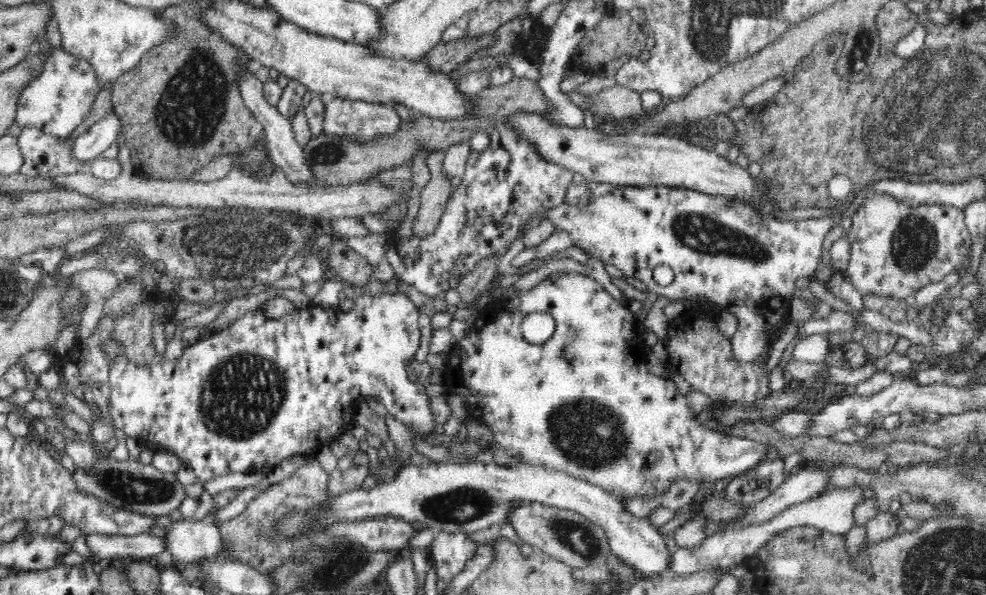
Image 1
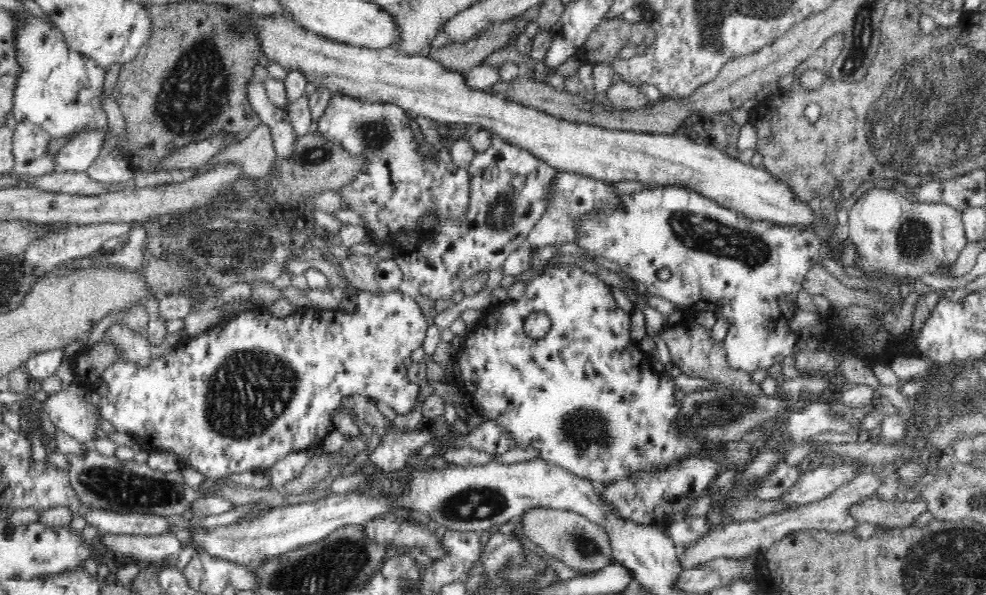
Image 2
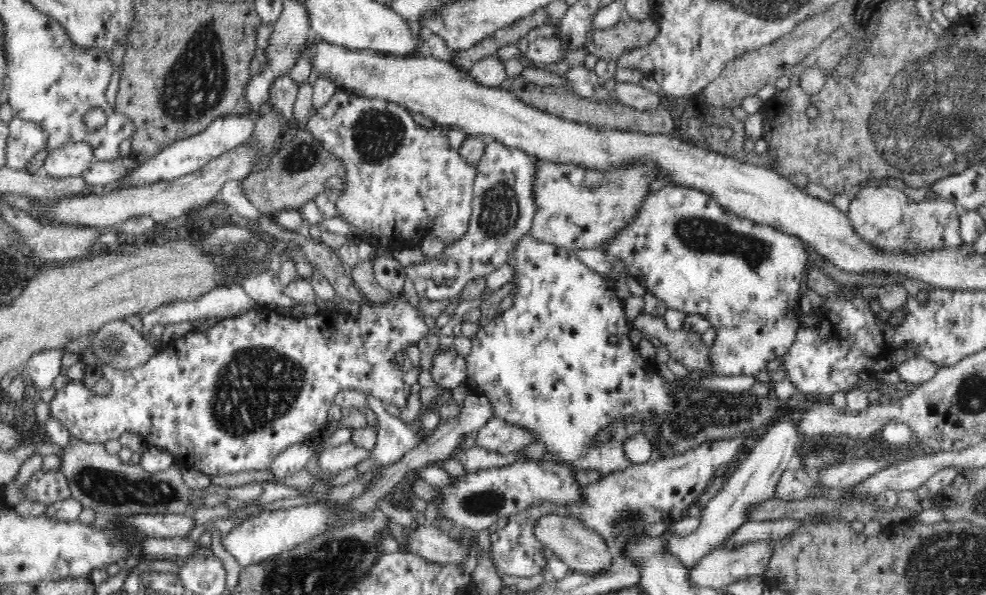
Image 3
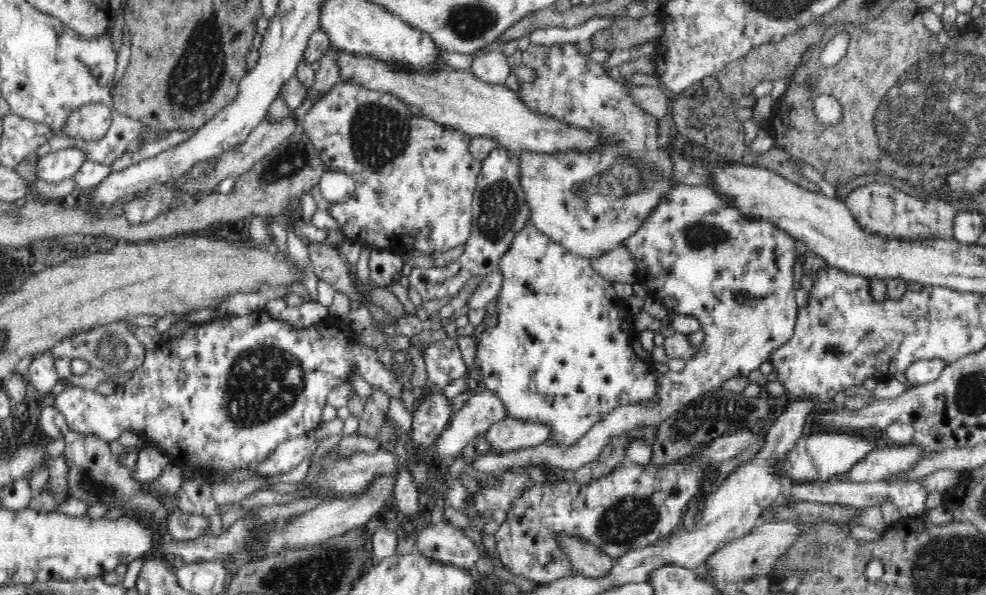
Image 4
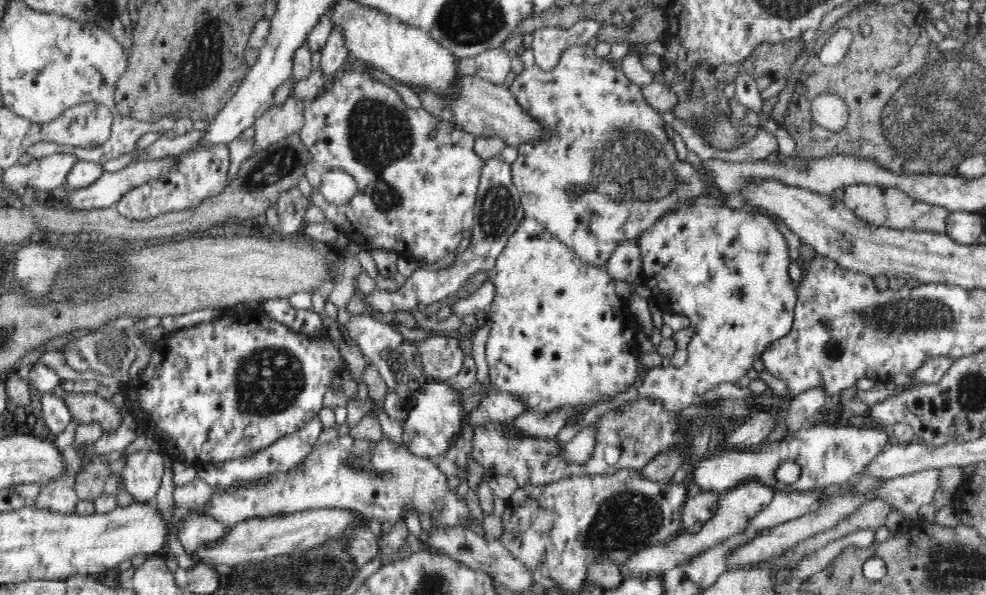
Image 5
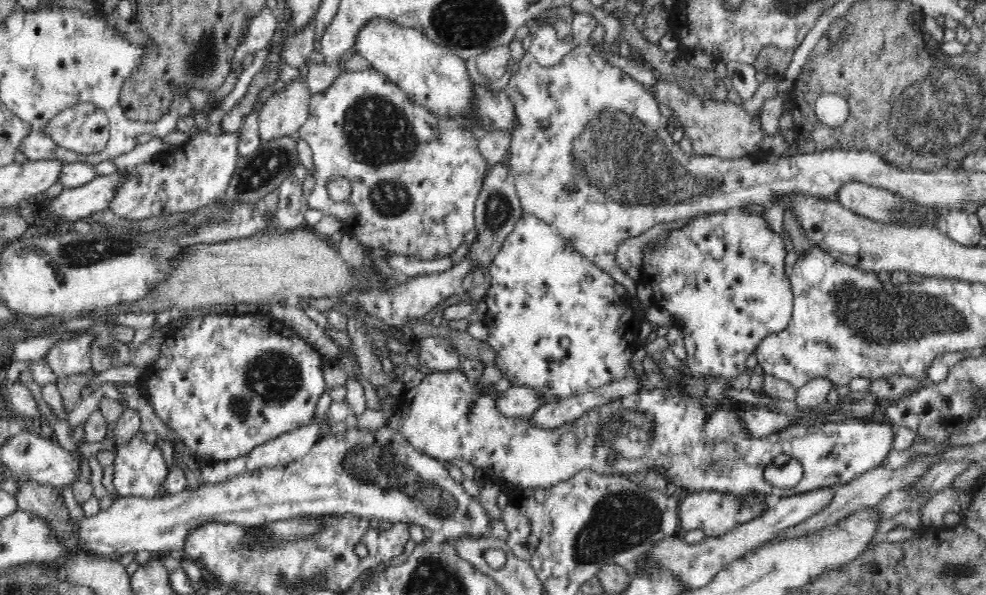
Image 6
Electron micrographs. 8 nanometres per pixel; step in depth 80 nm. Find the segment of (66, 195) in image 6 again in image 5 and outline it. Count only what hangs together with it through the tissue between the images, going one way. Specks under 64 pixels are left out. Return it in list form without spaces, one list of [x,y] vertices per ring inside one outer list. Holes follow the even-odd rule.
[[[164,156],[146,162],[131,162],[115,172],[106,171],[94,184],[82,190],[70,188],[72,196],[68,198],[68,204],[72,208],[80,208],[80,211],[112,207],[126,192],[146,184],[152,178],[162,176],[168,170],[175,170],[176,164],[176,156]]]

